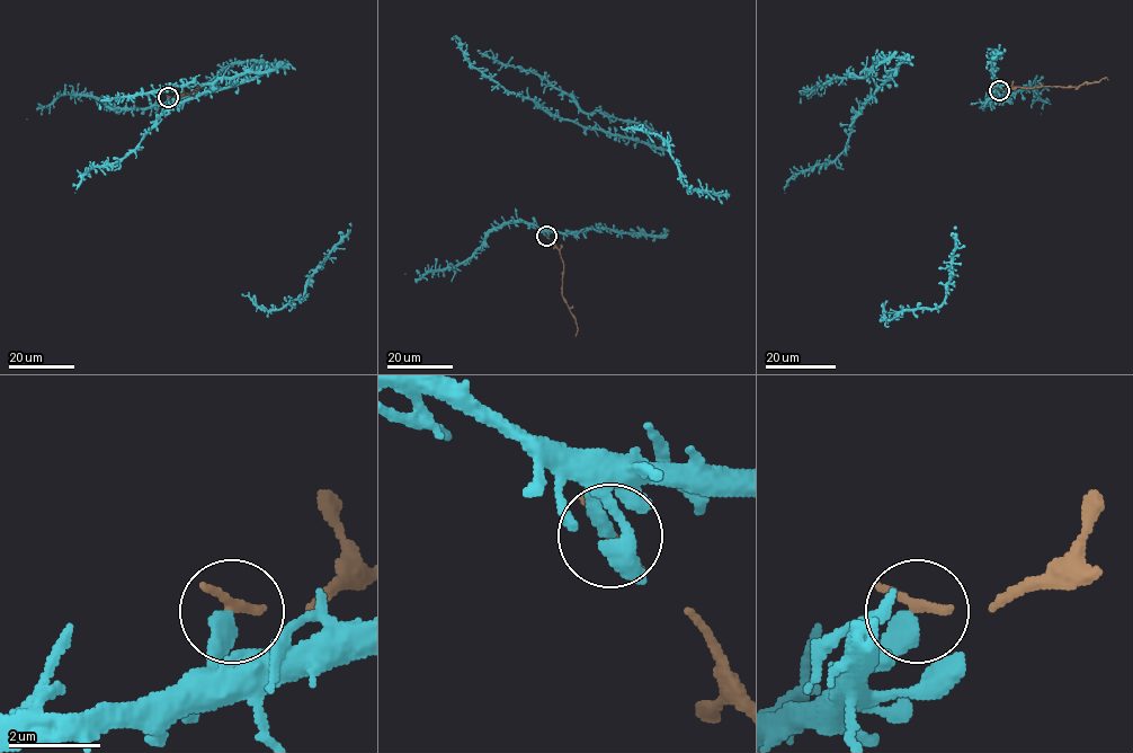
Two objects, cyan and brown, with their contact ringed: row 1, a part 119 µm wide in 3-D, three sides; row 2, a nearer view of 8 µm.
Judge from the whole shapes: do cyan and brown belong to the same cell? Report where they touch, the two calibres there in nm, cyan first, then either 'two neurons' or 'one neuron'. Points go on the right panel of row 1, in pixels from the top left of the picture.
place (999, 90); calibres 420 and 220 nm; two neurons

